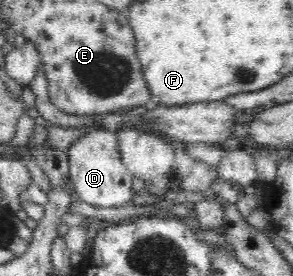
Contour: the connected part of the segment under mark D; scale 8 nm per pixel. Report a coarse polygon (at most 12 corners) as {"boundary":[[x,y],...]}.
{"boundary":[[88,130],[66,149],[78,199],[136,202],[117,132]]}

